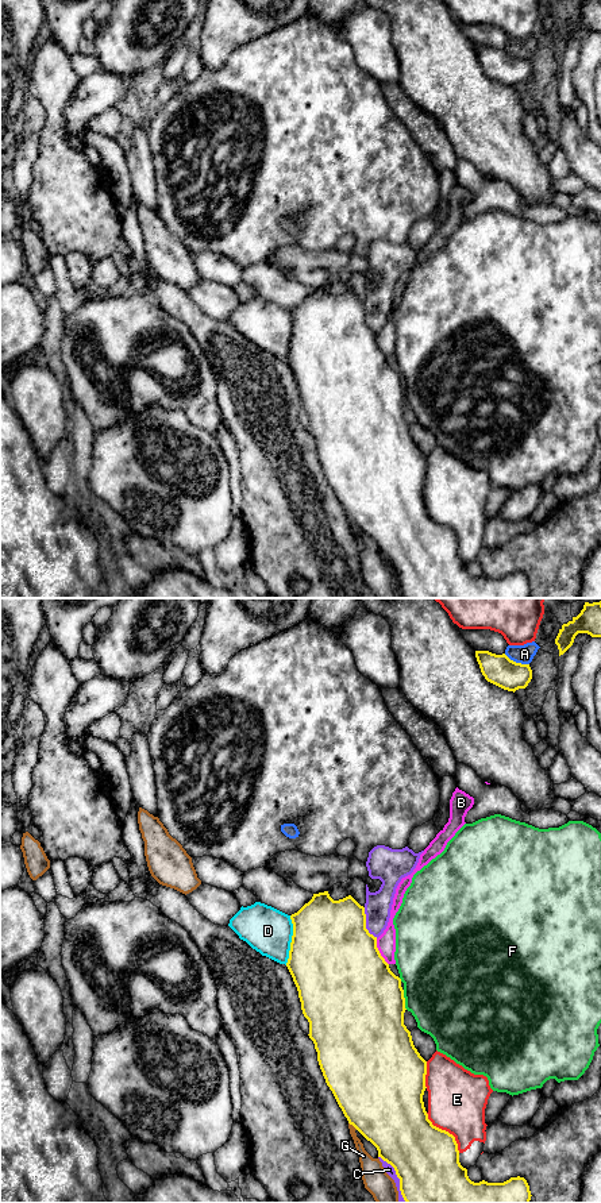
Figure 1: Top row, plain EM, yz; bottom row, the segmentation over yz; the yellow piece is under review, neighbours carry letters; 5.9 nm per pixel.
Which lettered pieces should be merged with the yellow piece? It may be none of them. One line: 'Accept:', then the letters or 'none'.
Accept: none

